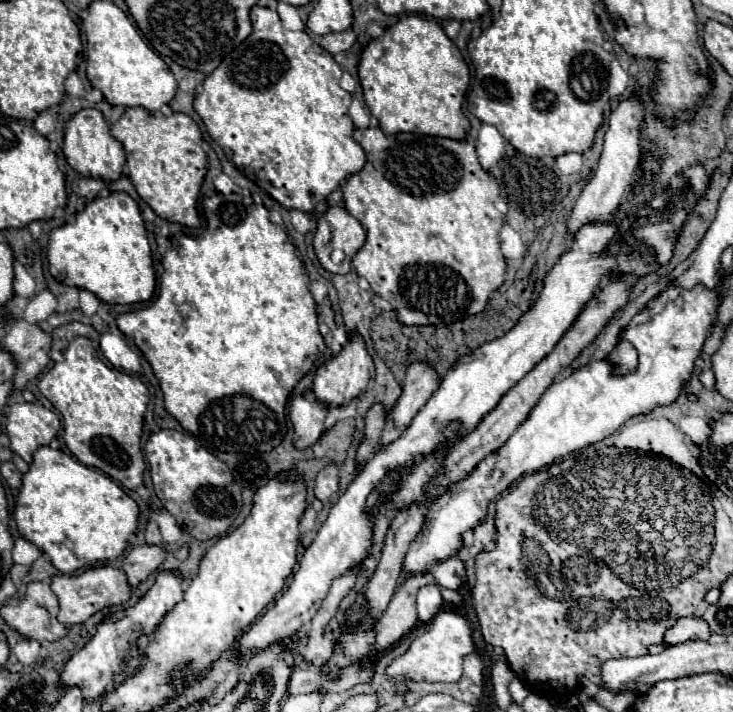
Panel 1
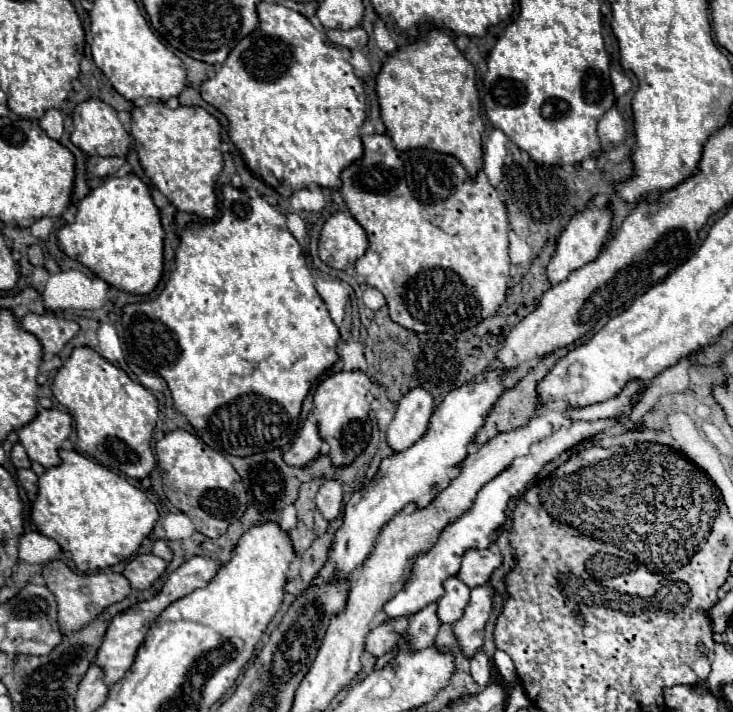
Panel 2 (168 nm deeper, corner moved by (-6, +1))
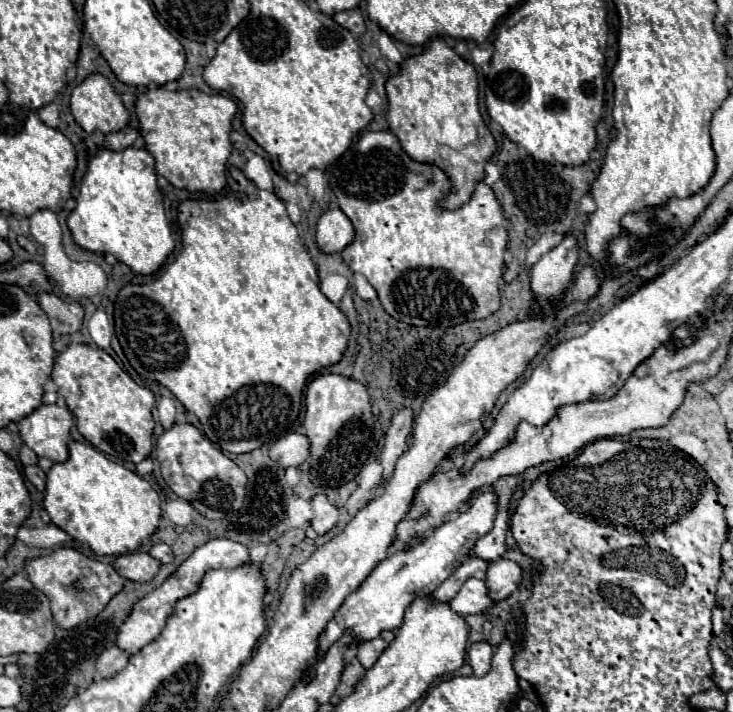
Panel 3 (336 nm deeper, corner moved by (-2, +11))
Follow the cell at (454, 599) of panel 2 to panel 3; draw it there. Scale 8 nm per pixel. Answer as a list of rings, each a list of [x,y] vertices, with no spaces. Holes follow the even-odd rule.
[[[468,578],[458,594],[450,600],[452,612],[464,614],[482,614],[486,608],[492,606],[492,600],[486,596],[486,584],[476,578]]]

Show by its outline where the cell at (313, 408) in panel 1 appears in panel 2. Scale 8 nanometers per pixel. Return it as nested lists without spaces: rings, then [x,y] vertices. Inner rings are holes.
[[[306,420],[300,436],[292,444],[292,448],[284,454],[284,462],[300,468],[300,466],[306,466],[308,462],[312,462],[316,456],[320,456],[322,450],[324,450],[324,442],[318,434],[316,424],[312,420]]]

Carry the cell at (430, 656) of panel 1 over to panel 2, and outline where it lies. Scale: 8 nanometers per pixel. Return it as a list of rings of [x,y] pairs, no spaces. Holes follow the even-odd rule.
[[[490,582],[476,586],[470,596],[470,604],[464,610],[464,616],[454,624],[454,634],[468,658],[472,658],[484,640],[484,626],[492,614],[494,604],[494,586]]]

